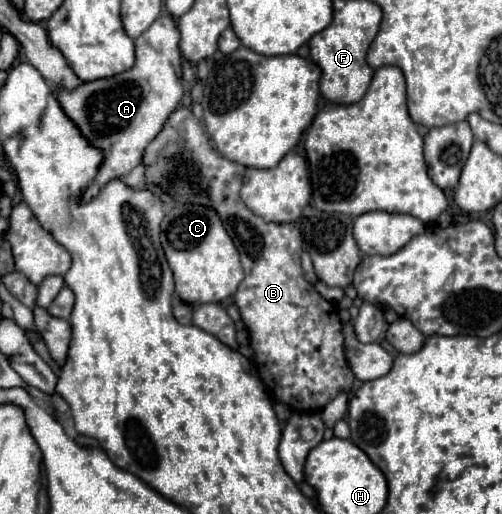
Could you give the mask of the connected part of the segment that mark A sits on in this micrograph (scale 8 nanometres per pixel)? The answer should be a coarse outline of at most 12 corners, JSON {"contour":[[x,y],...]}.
{"contour":[[157,18],[131,70],[57,90],[125,178],[183,98],[179,28]]}

